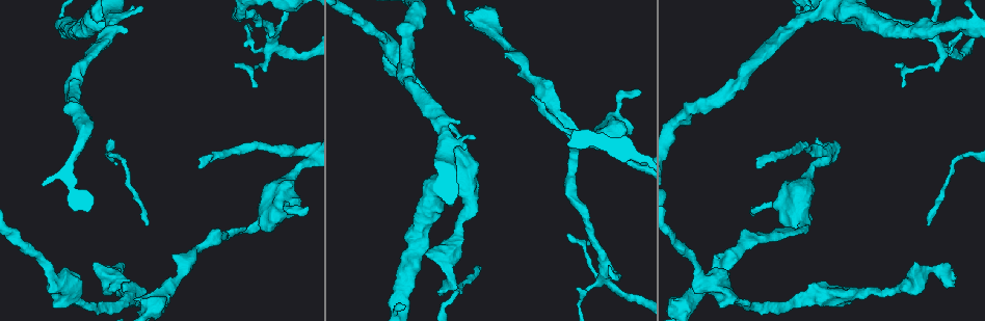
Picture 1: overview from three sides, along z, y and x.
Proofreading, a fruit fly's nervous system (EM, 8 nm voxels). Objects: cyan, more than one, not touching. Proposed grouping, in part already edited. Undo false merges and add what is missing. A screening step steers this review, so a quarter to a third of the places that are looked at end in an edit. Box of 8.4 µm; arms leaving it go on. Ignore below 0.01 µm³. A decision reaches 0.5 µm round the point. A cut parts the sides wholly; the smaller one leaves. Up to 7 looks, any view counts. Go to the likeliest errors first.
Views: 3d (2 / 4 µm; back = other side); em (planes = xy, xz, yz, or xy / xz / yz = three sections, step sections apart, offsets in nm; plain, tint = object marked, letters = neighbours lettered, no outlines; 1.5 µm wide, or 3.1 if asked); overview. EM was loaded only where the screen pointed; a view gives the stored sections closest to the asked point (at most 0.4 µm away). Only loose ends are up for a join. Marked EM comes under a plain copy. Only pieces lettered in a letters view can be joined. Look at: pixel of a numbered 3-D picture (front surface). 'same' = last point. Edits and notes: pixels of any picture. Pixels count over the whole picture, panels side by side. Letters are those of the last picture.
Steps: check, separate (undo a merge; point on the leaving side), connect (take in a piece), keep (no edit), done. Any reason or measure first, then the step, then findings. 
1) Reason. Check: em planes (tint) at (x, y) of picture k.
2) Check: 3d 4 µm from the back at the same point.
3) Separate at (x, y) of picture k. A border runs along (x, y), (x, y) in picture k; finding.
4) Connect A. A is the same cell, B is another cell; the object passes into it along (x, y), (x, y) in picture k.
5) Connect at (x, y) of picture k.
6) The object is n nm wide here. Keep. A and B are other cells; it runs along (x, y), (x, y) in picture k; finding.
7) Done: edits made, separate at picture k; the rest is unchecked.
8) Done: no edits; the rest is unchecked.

An open end. Check: em planes (letters) at (955, 278) of picture 1.

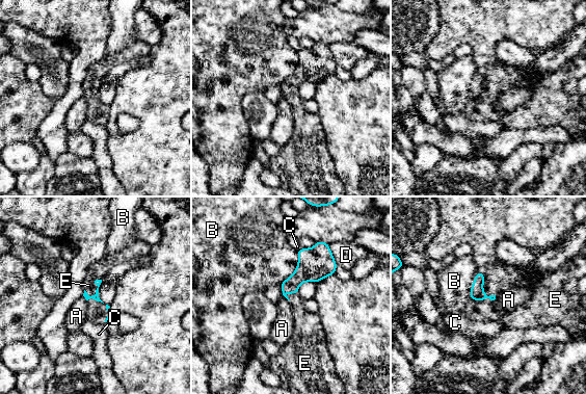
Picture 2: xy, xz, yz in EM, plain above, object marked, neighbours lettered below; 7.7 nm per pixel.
Connect E. E is the same cell, A, B, C and D are other cells; the object passes into it along (477, 293), (482, 285), (475, 310) in picture 2; it goes on there.

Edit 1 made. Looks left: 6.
Branch stops here. Check: 3d 4 µm at (633, 129) of picture 1.

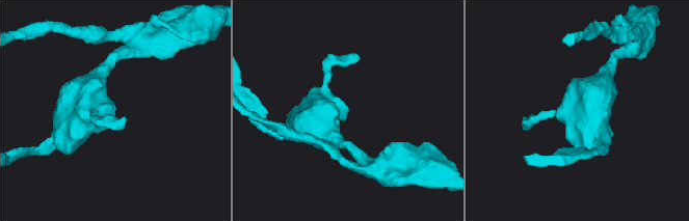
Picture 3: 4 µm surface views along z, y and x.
Check: em planes (letters) at (115, 108) of picture 3.

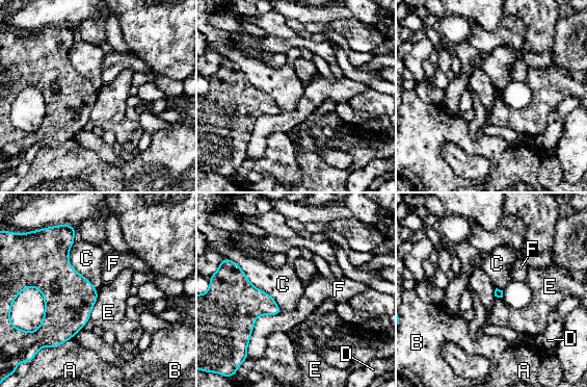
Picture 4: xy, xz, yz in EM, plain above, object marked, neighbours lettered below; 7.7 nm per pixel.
Keep. A, B, C, D, E and F are other cells; a border runs along (98, 290), (98, 297), (88, 318) in picture 4; no lettered piece goes on from it.

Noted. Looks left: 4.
End of a long branch. Check: em xz step 8 (tint) at (147, 225) of picture 1.

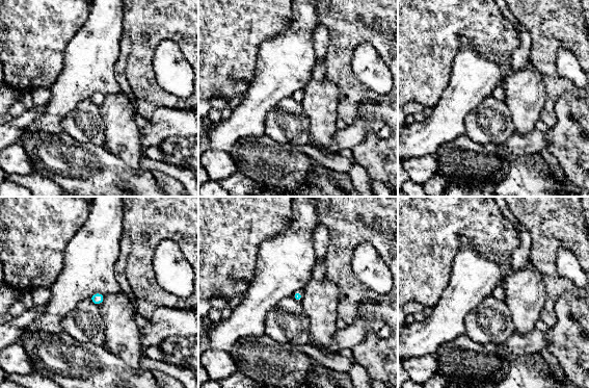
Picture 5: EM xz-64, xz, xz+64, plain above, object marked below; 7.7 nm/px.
Another direction. Check: em planes (letters) at the same point.

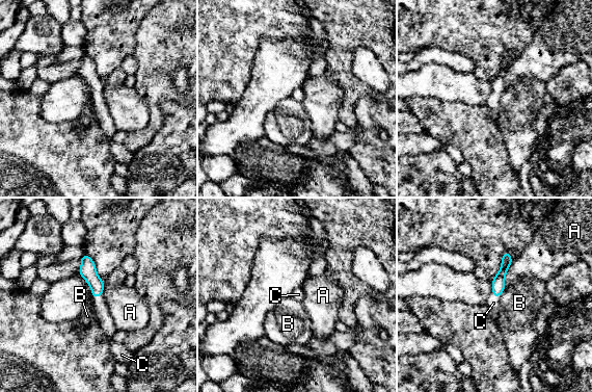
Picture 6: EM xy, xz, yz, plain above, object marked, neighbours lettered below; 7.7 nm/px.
The object is 100 nm wide here. Connect C. C is the same cell, A and B are other cells; the object passes into it along (87, 270), (97, 296), (106, 322) in picture 6; the cell continues.

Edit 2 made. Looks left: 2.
Done: edits made, connect at picture 2, connect at picture 6; the rest is unchecked.

